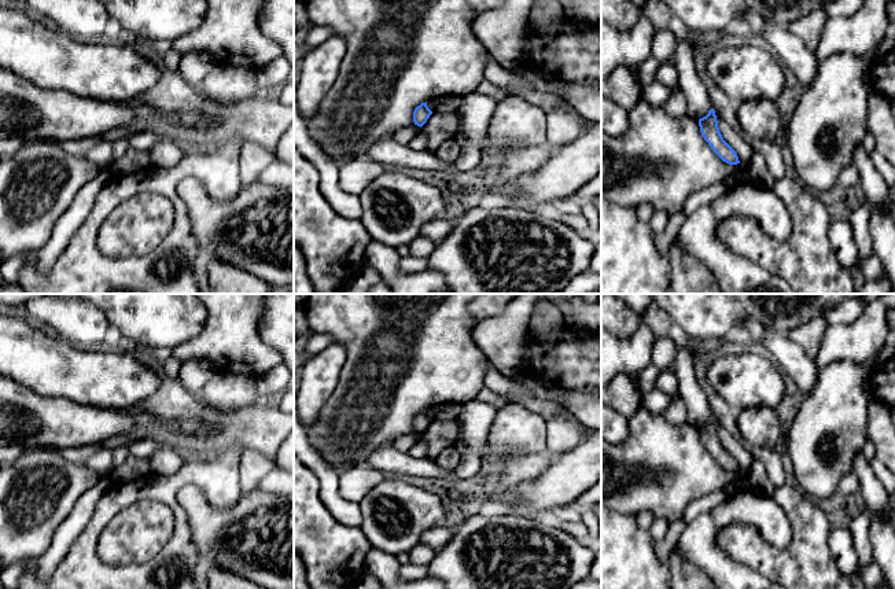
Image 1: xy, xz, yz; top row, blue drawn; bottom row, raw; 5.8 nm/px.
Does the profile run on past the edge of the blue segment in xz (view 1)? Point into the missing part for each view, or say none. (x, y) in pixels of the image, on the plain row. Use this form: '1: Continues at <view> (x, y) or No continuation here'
1: No continuation here

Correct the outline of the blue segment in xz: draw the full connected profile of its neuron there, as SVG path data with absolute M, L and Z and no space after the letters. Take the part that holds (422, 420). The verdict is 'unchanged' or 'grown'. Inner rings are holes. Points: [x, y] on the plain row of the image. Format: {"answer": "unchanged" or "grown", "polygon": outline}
{"answer": "unchanged", "polygon": "M427 409L421 411L413 419L415 432L421 435L427 430L427 427L430 426L431 421L432 421L432 419L428 416Z"}

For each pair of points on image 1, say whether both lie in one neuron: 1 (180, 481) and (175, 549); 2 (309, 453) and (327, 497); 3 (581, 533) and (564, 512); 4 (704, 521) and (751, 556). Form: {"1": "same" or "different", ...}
{"1": "same", "2": "same", "3": "different", "4": "different"}

